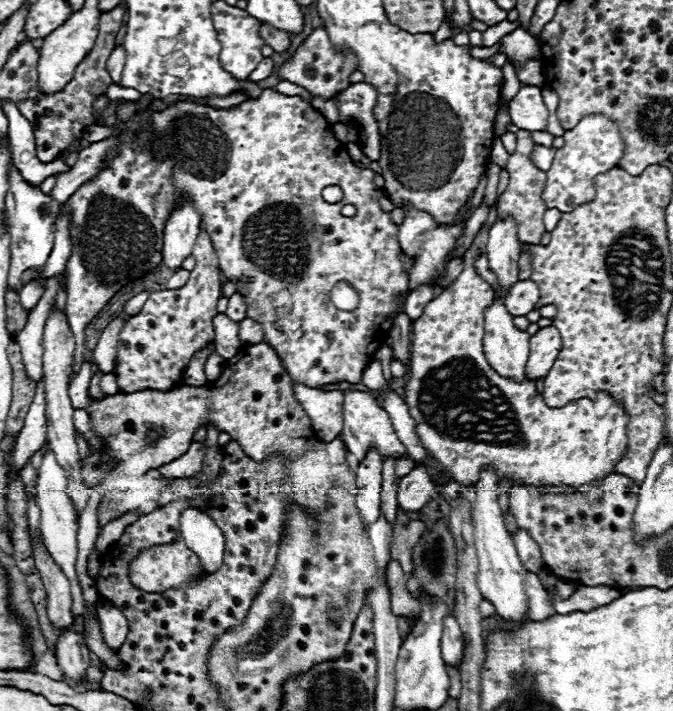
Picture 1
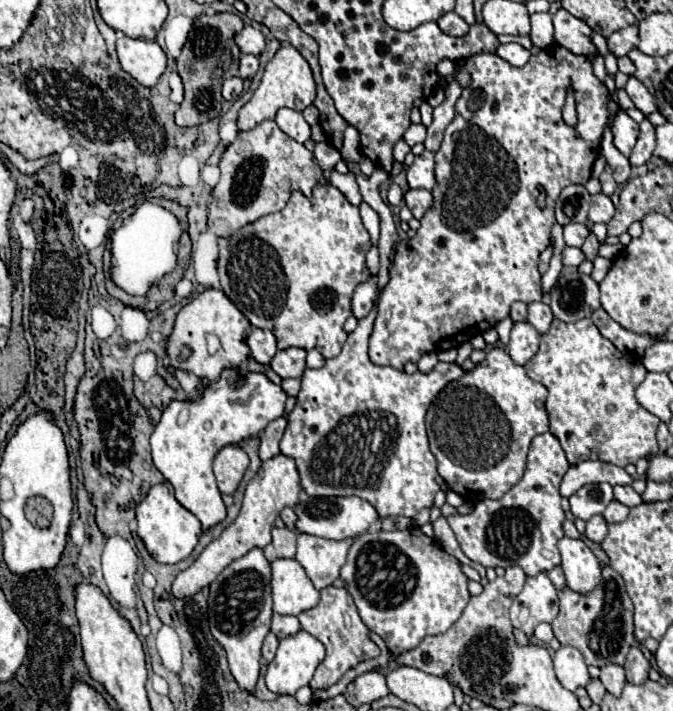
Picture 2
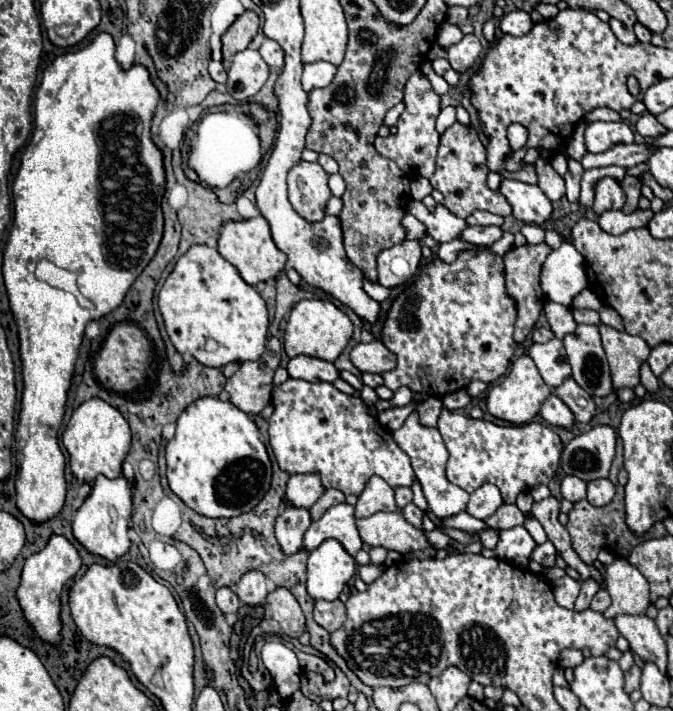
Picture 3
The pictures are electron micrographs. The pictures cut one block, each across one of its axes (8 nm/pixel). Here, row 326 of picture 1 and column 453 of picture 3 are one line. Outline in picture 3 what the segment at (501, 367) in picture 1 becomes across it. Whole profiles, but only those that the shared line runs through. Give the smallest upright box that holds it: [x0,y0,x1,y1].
[394,414,470,520]

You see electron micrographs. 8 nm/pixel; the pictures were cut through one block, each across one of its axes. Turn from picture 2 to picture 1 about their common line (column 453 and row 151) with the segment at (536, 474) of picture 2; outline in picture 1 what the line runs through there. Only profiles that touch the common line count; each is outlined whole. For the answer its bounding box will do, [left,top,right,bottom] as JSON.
[498,130,546,244]

